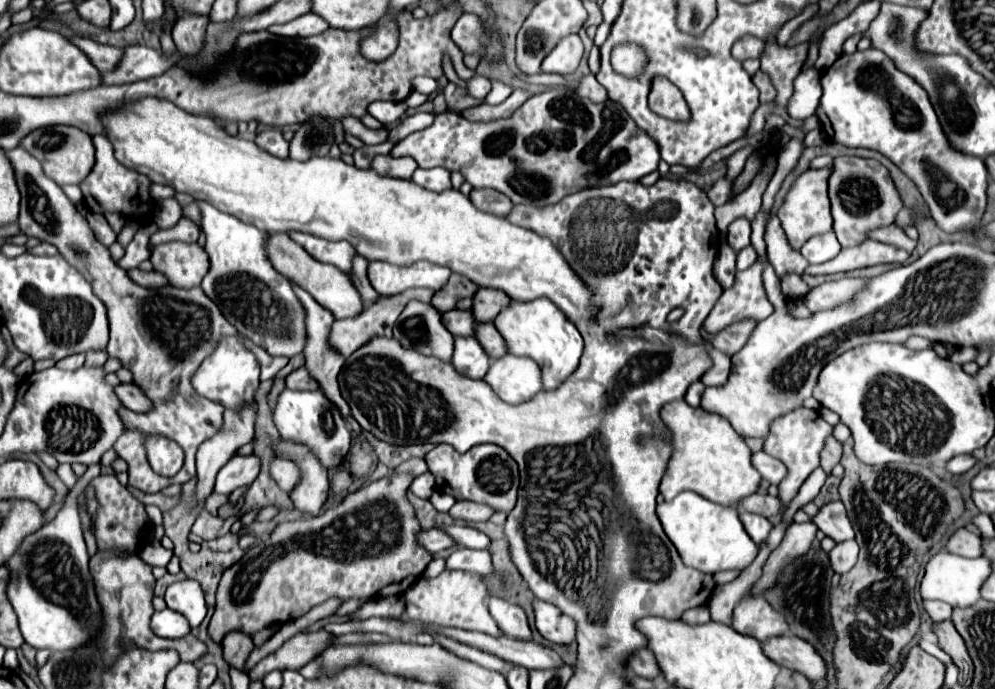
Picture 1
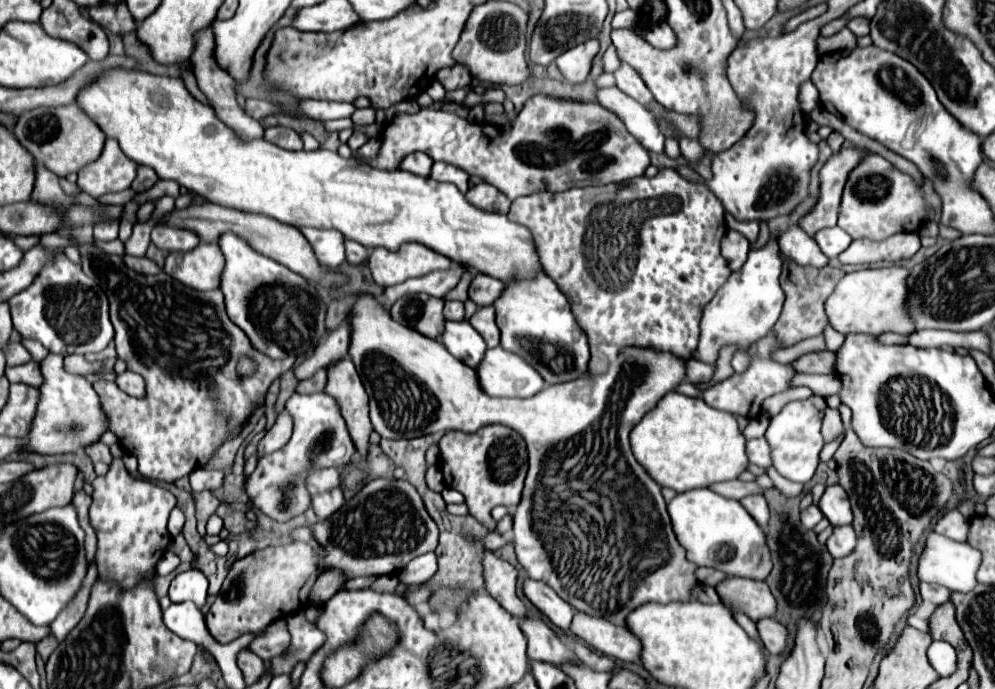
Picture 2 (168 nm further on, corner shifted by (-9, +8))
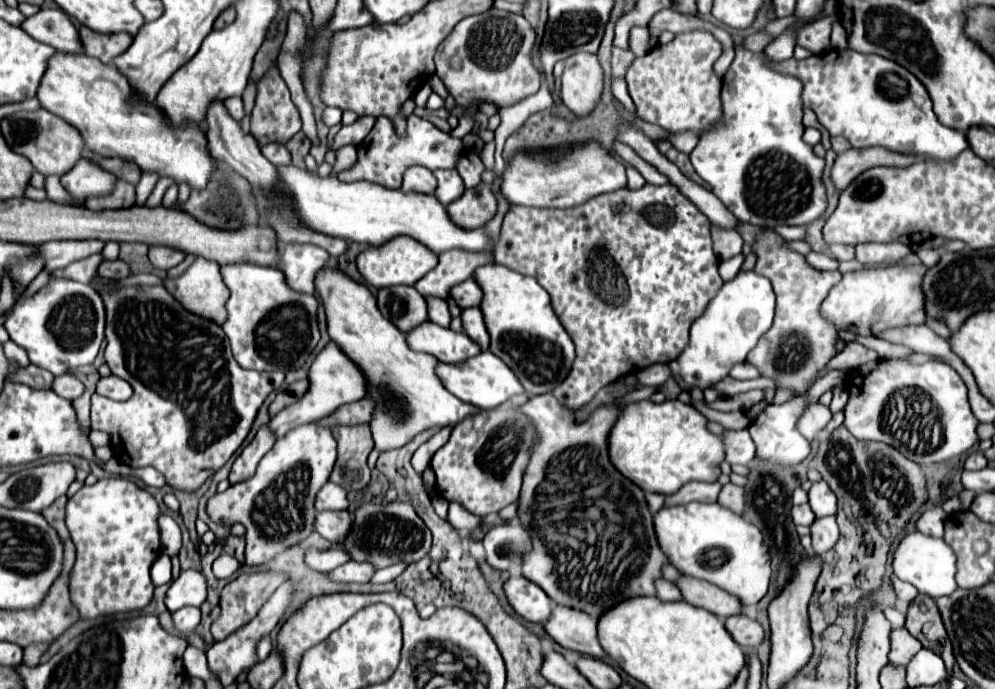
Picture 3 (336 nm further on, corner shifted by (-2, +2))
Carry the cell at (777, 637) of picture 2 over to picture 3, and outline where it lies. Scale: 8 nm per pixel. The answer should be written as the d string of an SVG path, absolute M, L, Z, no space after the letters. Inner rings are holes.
M737 614L725 620L725 628L741 648L757 648L763 640L763 628L747 614Z

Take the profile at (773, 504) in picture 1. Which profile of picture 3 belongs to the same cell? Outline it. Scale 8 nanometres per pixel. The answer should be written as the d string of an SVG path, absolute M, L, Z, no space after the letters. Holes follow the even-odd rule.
M687 482L687 486L681 486L679 492L665 496L665 504L663 506L677 506L677 504L689 504L693 500L699 502L717 502L721 484L719 482Z

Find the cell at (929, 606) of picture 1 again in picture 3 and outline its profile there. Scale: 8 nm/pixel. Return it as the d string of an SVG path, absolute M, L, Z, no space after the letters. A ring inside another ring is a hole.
M895 576L891 578L891 584L893 584L893 590L895 590L897 598L903 600L903 602L911 602L911 600L919 594L919 592L915 590L915 586L911 586L911 584L907 584L907 582L895 578Z

